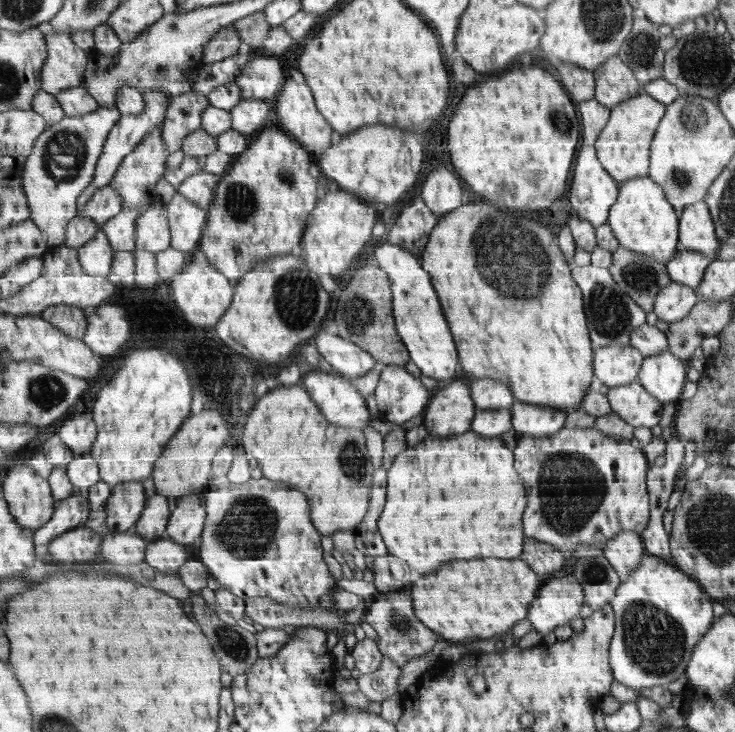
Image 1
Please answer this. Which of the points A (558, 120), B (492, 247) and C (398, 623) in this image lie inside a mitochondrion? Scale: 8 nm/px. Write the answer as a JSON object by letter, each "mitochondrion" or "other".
{"A":"mitochondrion","B":"mitochondrion","C":"mitochondrion"}

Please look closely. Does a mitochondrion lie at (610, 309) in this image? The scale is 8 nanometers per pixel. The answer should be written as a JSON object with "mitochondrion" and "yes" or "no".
{"mitochondrion":"yes"}

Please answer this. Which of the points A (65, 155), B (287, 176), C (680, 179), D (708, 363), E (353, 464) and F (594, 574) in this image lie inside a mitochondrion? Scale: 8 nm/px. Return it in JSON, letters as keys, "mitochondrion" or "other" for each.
{"A":"mitochondrion","B":"mitochondrion","C":"mitochondrion","D":"other","E":"mitochondrion","F":"mitochondrion"}

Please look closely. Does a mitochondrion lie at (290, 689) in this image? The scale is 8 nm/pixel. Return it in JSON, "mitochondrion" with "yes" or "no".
{"mitochondrion":"no"}

